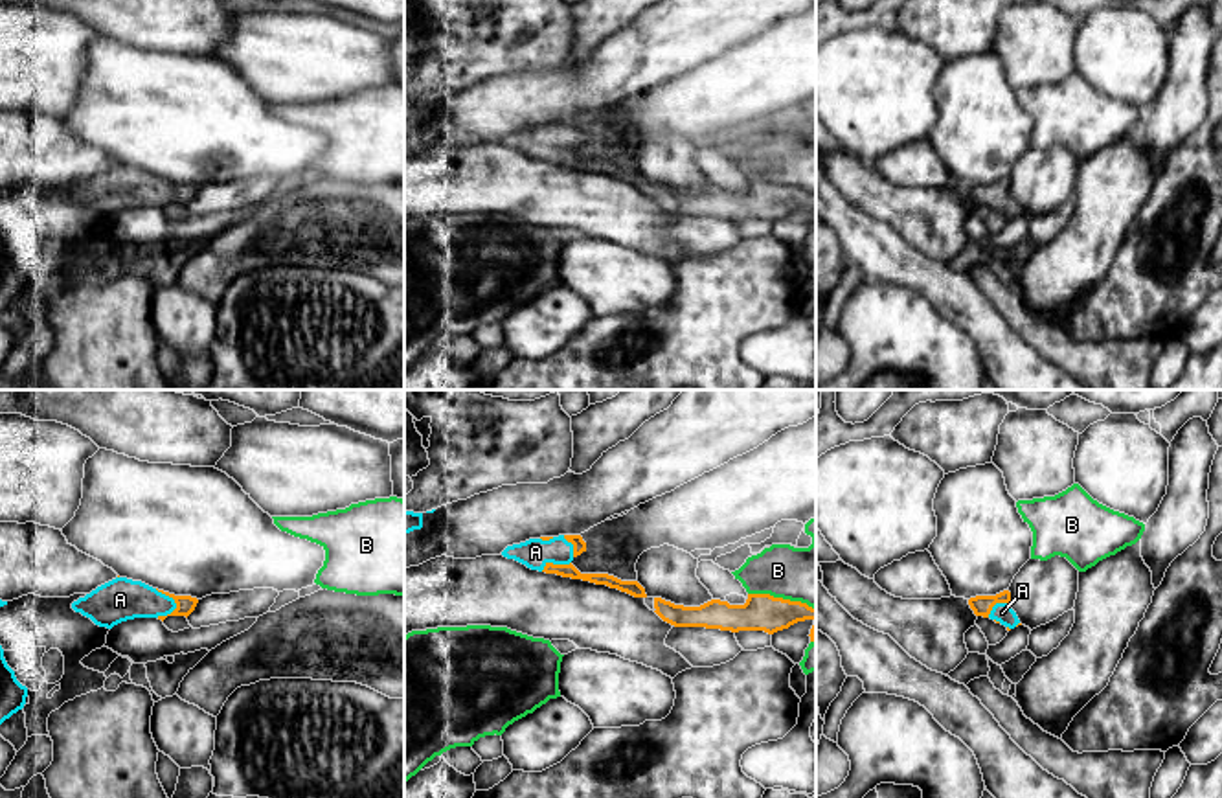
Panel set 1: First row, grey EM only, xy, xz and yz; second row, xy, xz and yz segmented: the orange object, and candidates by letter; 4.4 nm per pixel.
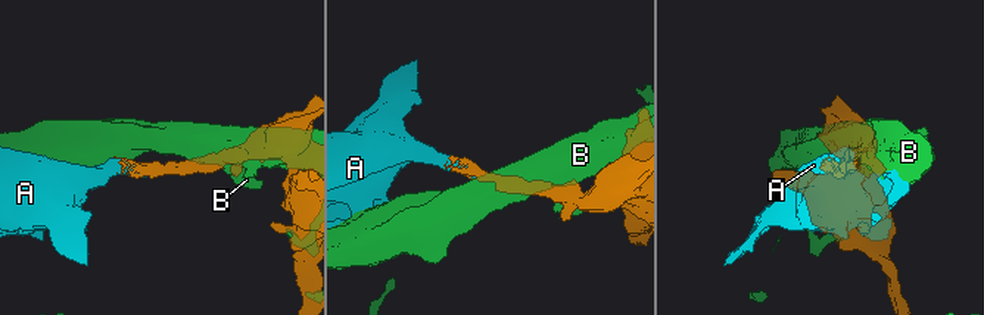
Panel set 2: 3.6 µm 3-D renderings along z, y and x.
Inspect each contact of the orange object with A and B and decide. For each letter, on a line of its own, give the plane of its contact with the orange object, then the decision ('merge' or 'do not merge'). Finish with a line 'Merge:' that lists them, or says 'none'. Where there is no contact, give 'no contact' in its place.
A: meets orange in xy; merge
B: meets orange in xz; do not merge
Merge: A

